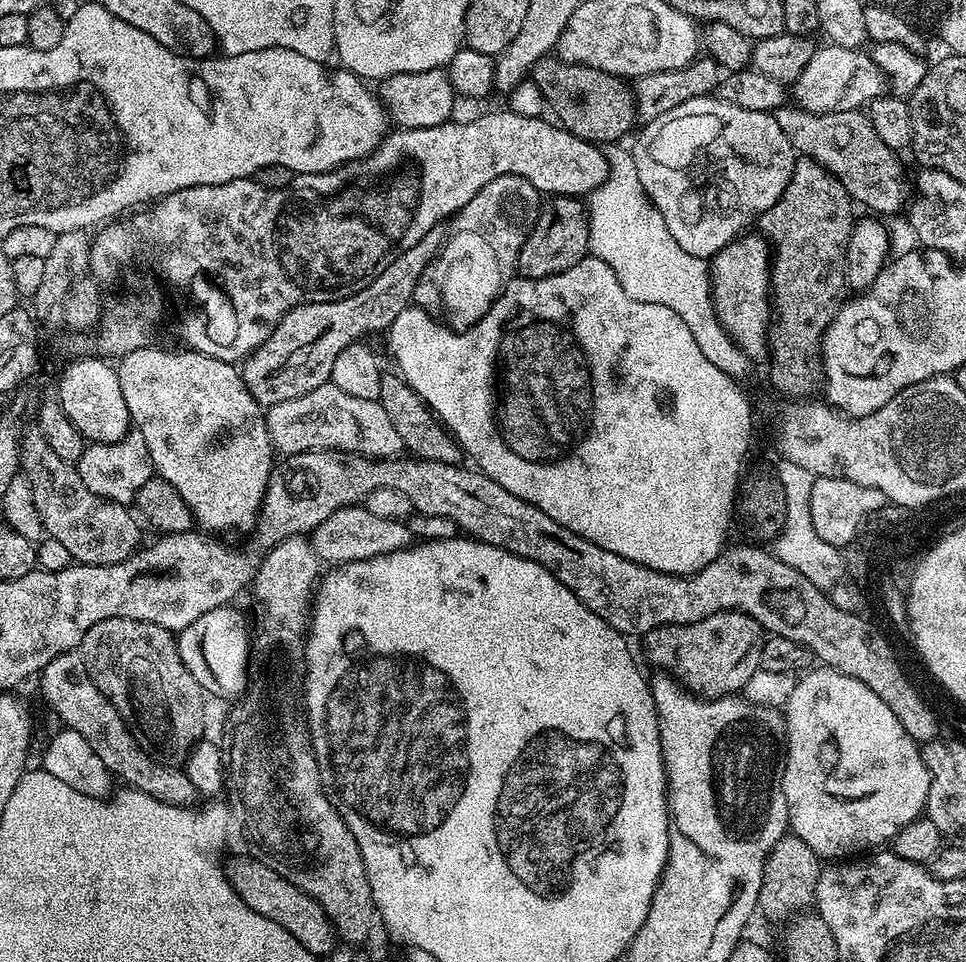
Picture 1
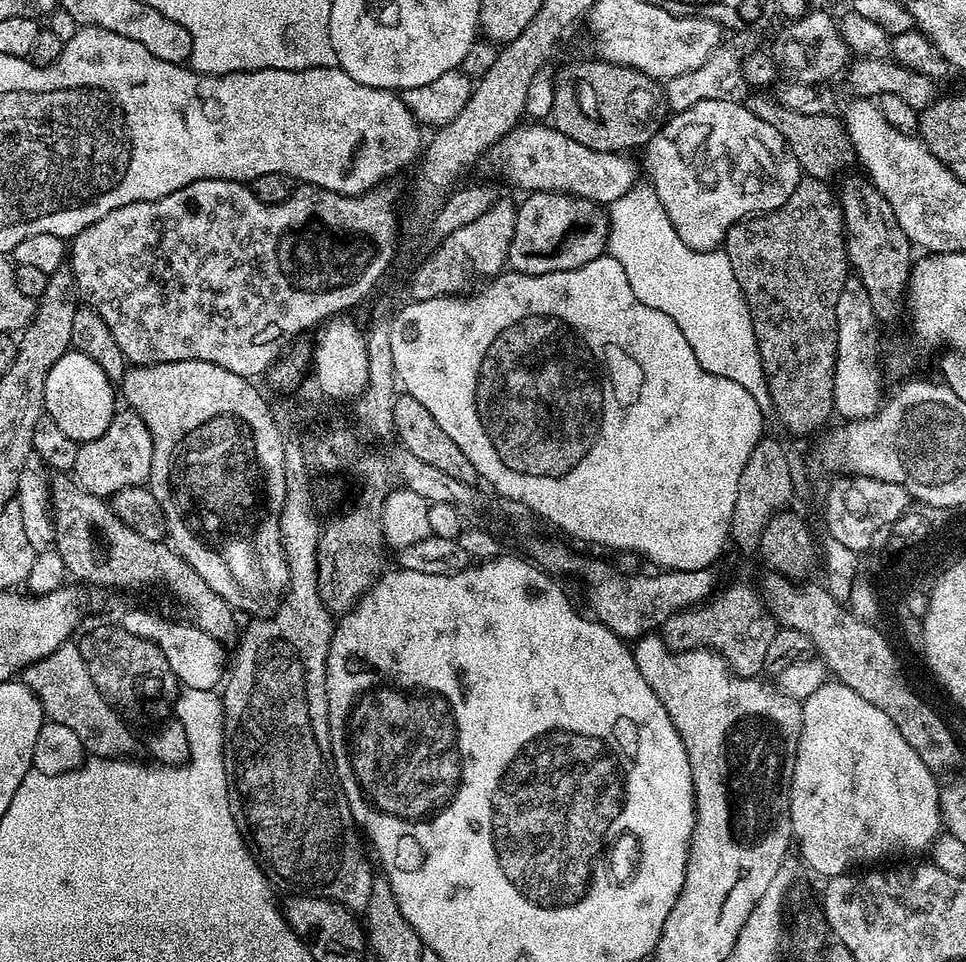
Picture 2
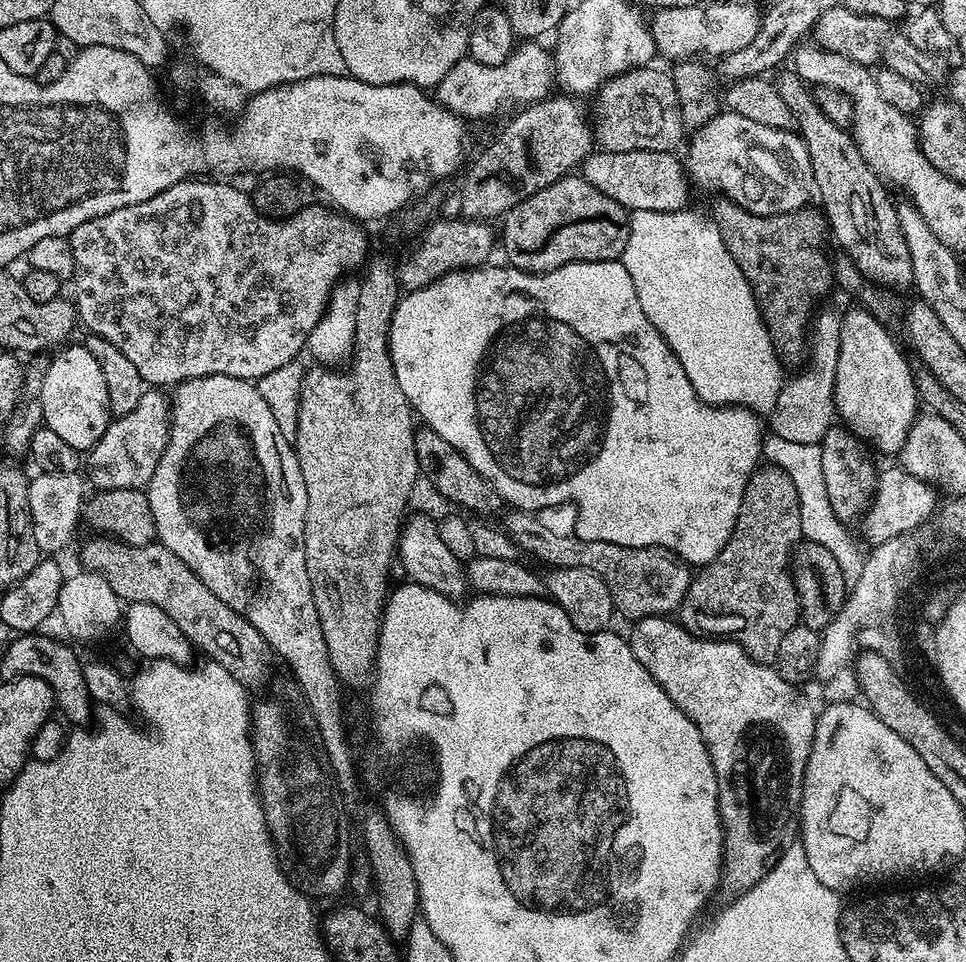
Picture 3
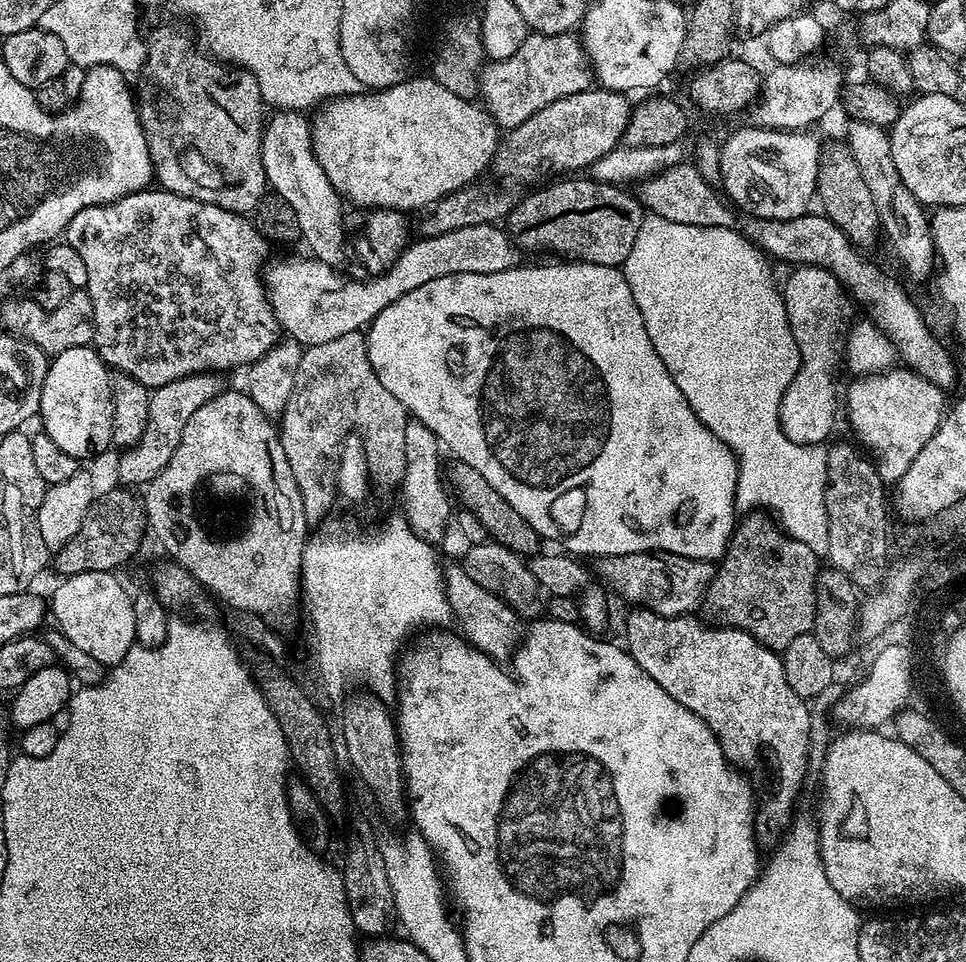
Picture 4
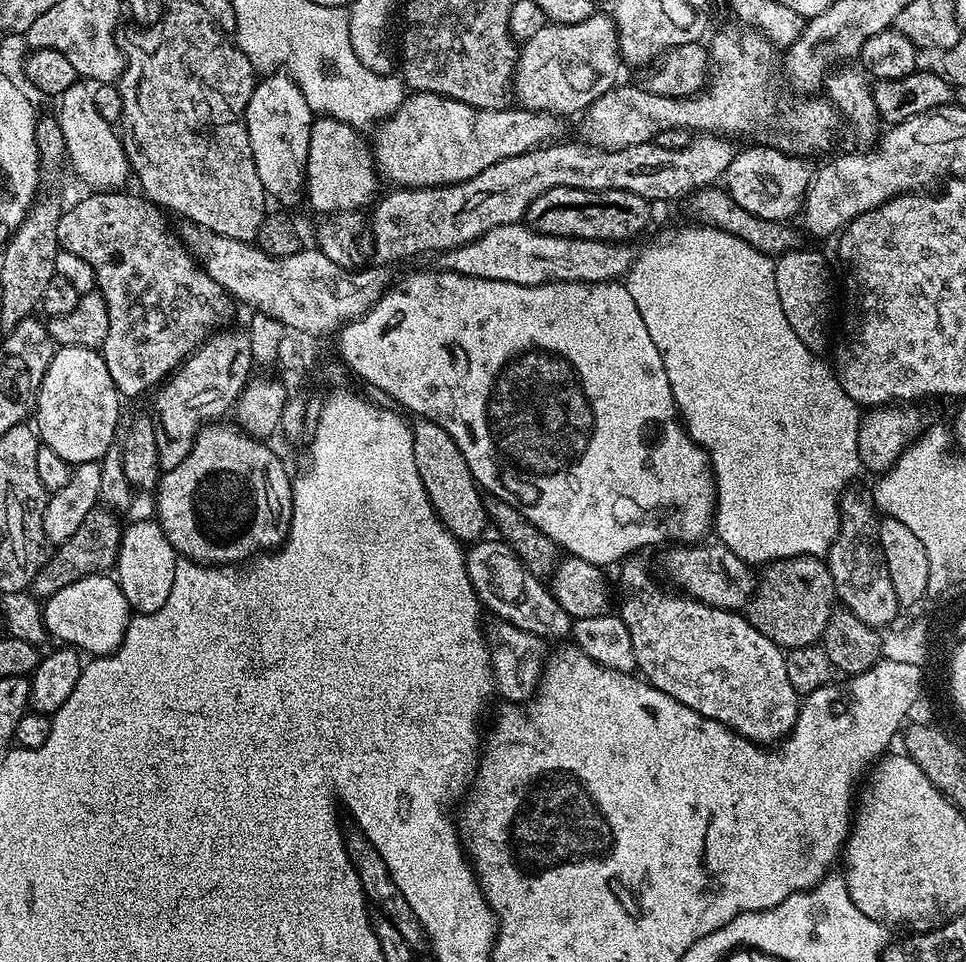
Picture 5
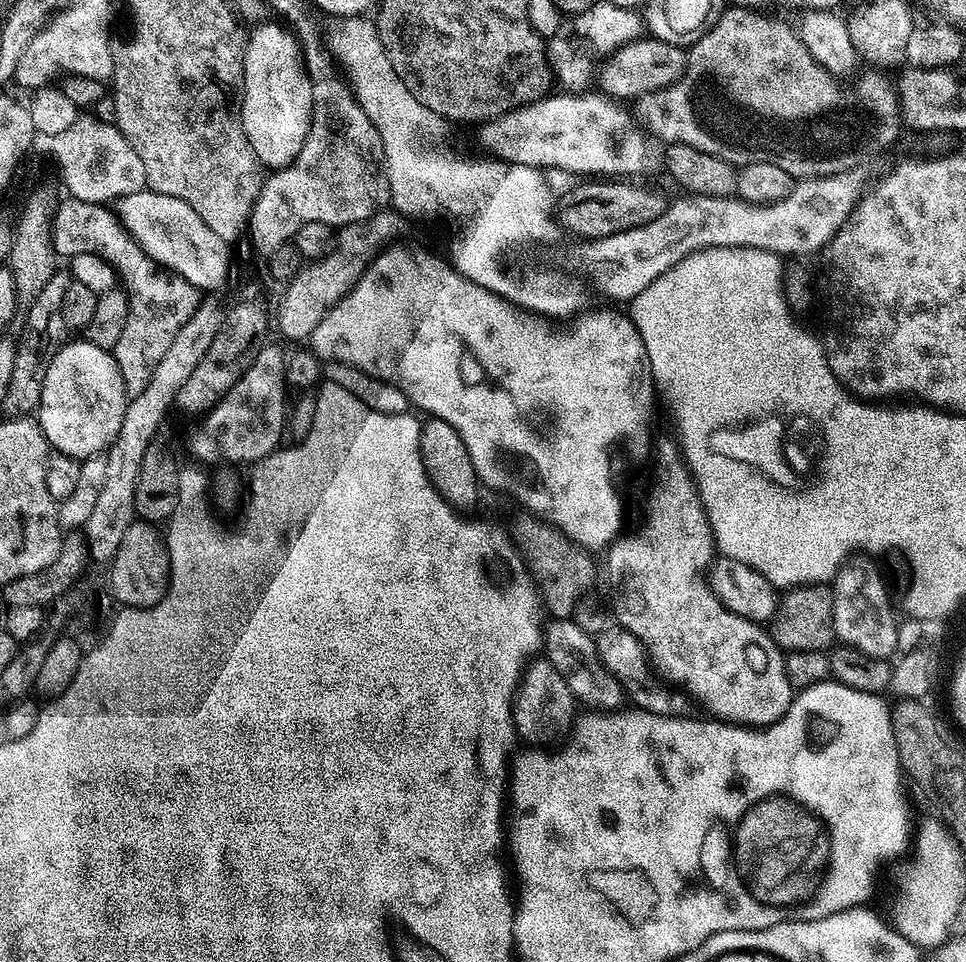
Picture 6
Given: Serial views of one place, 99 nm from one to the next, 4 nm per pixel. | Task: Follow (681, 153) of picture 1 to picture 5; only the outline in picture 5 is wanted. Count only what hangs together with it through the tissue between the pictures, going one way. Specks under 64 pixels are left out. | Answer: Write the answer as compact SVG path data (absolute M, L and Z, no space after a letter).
M748 146L744 152L744 188L731 189L734 202L758 218L787 221L801 207L804 192L812 181L813 165L803 156L791 156L782 150Z

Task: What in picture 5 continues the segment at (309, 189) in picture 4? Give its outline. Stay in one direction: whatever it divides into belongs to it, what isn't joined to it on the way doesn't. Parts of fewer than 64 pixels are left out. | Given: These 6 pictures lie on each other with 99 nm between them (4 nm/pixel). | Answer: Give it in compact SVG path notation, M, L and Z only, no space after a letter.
M284 72L265 75L252 91L244 120L250 136L251 153L265 193L292 202L303 193L305 164L309 156L310 130L314 113L301 88Z

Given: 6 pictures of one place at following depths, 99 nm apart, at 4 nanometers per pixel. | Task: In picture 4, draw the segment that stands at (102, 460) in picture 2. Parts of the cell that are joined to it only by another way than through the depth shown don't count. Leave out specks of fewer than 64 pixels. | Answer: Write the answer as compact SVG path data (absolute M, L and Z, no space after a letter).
M195 372L192 376L183 376L174 382L166 382L166 386L152 392L150 418L146 422L146 430L142 433L142 438L138 438L133 448L123 449L119 453L120 465L117 466L116 472L120 475L121 485L146 486L164 469L166 462L174 458L174 450L178 450L178 442L182 442L182 430L186 430L186 422L190 422L194 410L198 410L198 406L202 406L210 398L225 391L226 384L220 379L221 377L216 374Z

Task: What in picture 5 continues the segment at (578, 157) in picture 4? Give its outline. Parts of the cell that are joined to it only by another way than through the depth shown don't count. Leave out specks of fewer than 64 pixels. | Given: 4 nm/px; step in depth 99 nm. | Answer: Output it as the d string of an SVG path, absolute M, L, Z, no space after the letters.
M736 22L731 23L718 29L716 33L711 33L713 36L712 44L710 43L710 75L708 83L699 92L693 96L663 96L654 94L643 86L635 88L632 84L621 83L584 109L579 117L579 139L591 147L613 152L619 148L651 144L664 131L686 128L696 134L715 134L721 138L749 136L753 145L782 150L791 156L813 158L812 156L818 155L819 152L830 151L836 135L840 132L840 124L842 128L840 111L832 105L831 100L820 94L783 96L780 93L782 76L778 71L778 60L777 57L776 60L772 57L773 44L760 32Z

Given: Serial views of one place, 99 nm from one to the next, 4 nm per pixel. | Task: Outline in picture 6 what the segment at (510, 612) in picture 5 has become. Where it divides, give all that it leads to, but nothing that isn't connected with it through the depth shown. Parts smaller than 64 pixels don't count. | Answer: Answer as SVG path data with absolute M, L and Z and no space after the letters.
M549 619L542 628L542 648L546 659L568 679L572 695L577 701L586 700L590 704L602 704L603 709L612 710L617 707L620 699L625 699L626 693L618 681L611 676L602 662L596 649L596 641L586 630L580 629L575 619Z

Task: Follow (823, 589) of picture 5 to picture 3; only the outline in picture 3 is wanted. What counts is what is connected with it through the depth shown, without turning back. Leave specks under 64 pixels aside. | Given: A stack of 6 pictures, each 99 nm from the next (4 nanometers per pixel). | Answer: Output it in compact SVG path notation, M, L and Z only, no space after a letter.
M757 467L748 480L747 490L742 494L742 506L726 546L722 546L719 554L692 577L678 609L679 624L687 632L699 633L705 638L733 640L742 646L742 650L746 650L750 658L754 658L754 662L775 665L782 637L801 619L800 599L792 581L790 561L803 534L798 490L794 482L790 482L781 468Z

